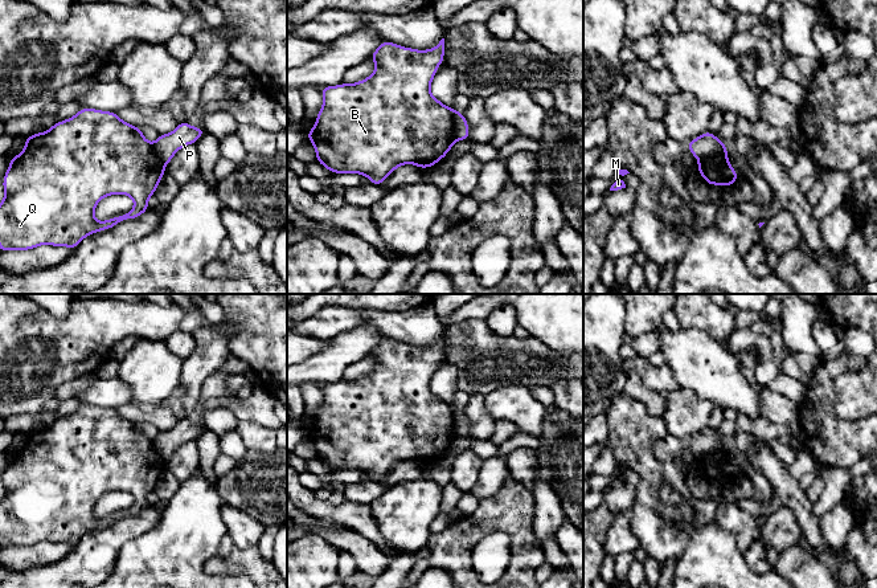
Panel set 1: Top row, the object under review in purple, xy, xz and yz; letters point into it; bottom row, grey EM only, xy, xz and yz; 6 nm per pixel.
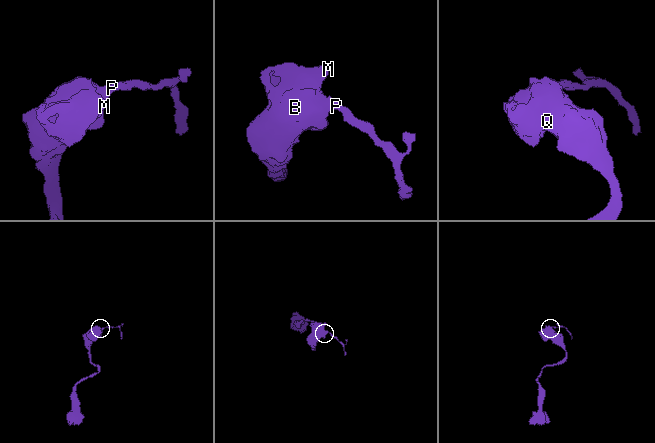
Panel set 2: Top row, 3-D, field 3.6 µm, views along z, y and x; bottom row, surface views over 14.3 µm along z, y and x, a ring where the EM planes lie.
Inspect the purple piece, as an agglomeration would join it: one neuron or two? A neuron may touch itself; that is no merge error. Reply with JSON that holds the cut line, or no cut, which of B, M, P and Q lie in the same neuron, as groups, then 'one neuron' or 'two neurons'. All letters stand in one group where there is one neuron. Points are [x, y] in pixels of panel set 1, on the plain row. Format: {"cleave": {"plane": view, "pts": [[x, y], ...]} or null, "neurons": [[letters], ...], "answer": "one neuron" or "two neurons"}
{"cleave": {"plane": "xz", "pts": [[450, 404], [457, 436]]}, "neurons": [["B", "M", "Q"], ["P"]], "answer": "two neurons"}

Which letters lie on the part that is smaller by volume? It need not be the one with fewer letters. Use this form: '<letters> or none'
P

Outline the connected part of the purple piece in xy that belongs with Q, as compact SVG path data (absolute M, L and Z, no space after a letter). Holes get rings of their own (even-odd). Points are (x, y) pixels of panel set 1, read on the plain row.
M82 404L74 413L57 418L44 429L32 430L25 434L24 446L17 453L11 454L9 464L3 474L4 495L0 499L0 548L30 547L40 542L66 543L69 546L75 546L85 534L101 527L111 526L122 518L138 515L147 509L149 506L148 495L155 491L164 470L165 461L156 452L153 441L144 434L140 424L124 418L114 408ZM111 491L130 493L135 498L134 505L124 511L114 513L104 518L97 518L94 515L95 503L103 494Z

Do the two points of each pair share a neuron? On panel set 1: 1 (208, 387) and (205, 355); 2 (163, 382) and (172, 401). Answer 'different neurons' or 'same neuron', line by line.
1: different neurons
2: different neurons

